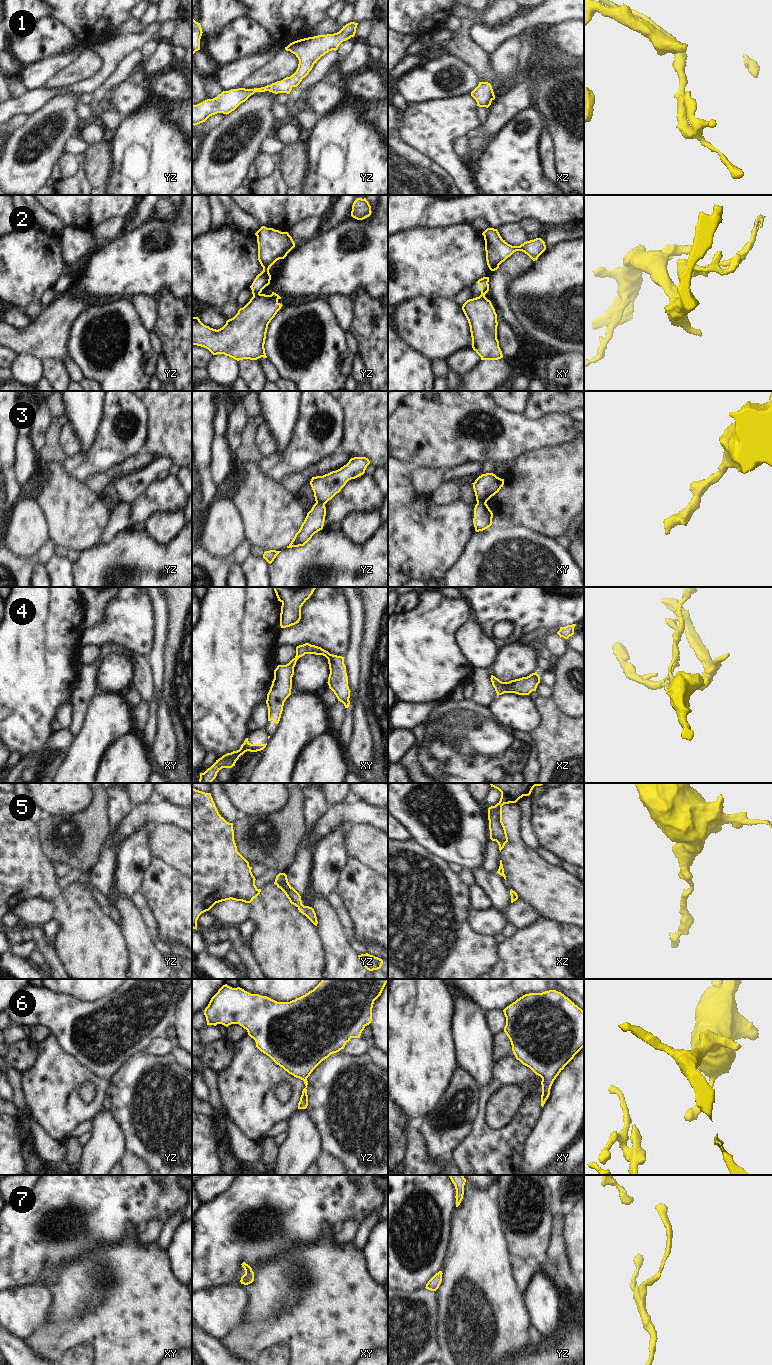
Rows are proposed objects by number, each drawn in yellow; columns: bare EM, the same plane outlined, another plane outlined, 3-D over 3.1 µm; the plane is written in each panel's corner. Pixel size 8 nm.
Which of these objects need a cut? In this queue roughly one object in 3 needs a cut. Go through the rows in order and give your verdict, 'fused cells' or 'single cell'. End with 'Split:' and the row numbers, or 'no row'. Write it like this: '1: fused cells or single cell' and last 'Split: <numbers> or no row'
1: single cell
2: fused cells
3: fused cells
4: single cell
5: single cell
6: single cell
7: single cell
Split: 2, 3

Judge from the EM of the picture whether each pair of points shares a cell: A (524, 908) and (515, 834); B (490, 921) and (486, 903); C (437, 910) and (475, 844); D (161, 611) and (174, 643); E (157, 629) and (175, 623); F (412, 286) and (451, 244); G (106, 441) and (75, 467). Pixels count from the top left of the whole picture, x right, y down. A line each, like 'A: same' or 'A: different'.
A: different
B: different
C: different
D: different
E: different
F: same
G: same

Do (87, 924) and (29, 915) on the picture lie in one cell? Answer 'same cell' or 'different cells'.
same cell

